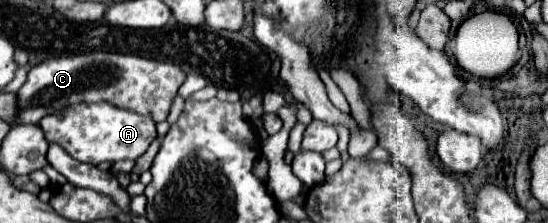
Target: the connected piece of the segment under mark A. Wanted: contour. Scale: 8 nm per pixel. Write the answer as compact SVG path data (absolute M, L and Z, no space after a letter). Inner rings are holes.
M107 102L99 104L77 104L67 106L61 112L49 114L39 122L47 142L59 144L67 154L79 162L101 164L101 162L117 162L117 160L137 160L149 144L157 138L155 122L149 116L133 114L129 110L117 110Z

